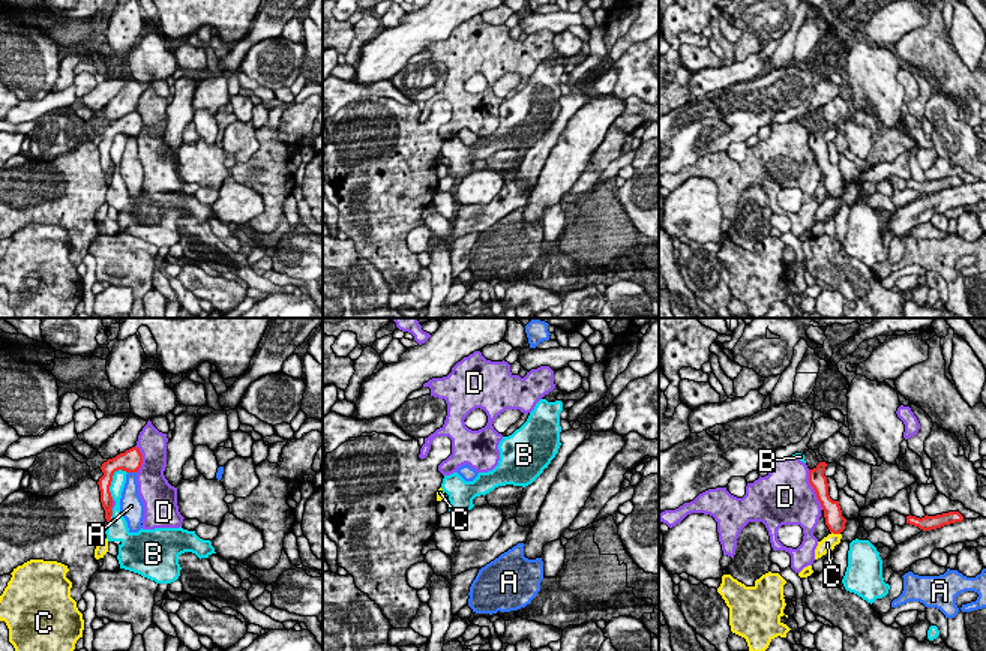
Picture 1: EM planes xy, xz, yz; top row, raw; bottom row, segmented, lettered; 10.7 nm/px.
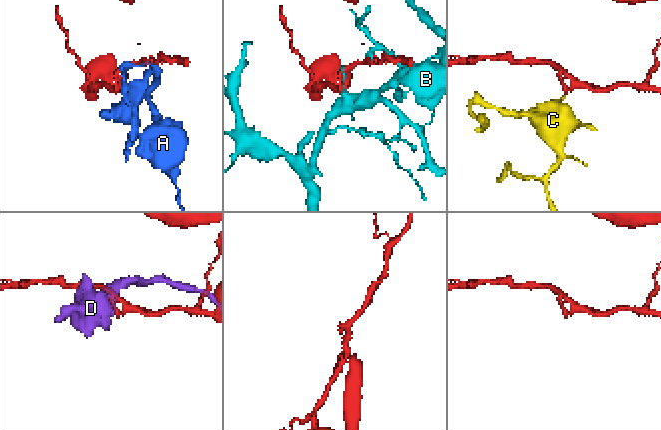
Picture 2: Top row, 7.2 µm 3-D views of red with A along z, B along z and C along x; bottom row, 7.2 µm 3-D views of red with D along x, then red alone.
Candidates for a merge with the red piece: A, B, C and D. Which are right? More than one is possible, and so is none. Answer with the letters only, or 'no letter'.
no letter

